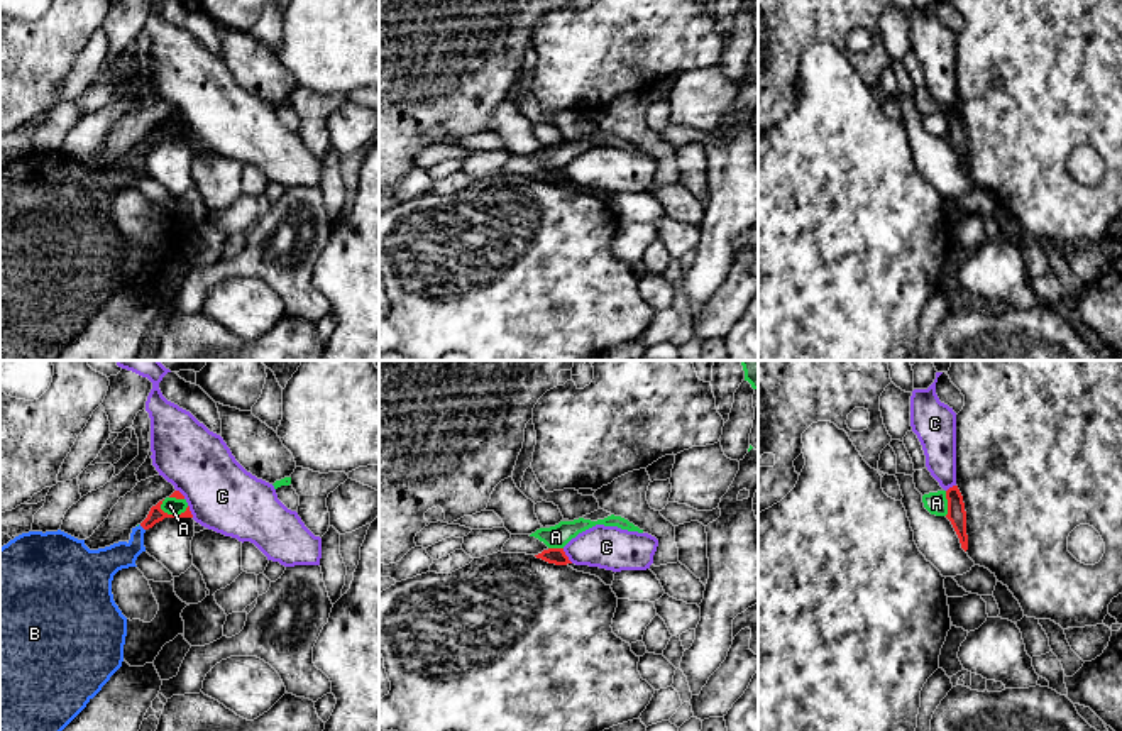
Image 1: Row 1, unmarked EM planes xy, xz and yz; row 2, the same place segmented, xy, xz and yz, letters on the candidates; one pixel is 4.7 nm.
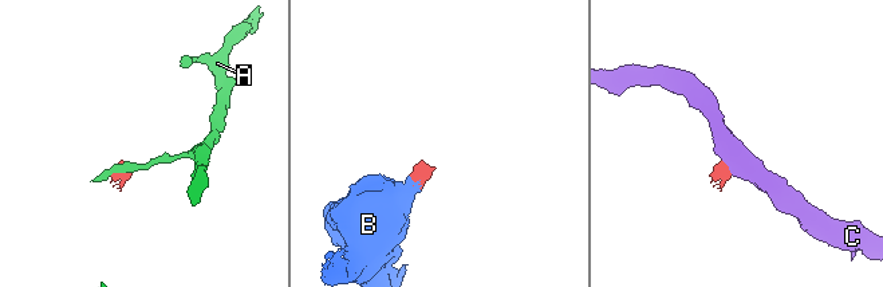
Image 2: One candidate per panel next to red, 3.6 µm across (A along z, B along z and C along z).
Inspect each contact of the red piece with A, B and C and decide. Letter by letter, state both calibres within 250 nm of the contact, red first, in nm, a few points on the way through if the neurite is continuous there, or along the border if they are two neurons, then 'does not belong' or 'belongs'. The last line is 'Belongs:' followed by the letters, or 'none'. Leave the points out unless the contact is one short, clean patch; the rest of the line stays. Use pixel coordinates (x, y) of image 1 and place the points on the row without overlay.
A: 70 nm thick on the red side, 80 nm on the other; border along xy (159, 126), (168, 134), (181, 134), (188, 127); does not belong
B: 70 nm thick on the red side, 140 nm on the other; runs through xy (156, 136), (142, 148), (120, 176), (105, 183); belongs
C: 80 nm thick on the red side, 200 nm on the other; border along xz (562, 170), (572, 183); does not belong
Belongs: B

